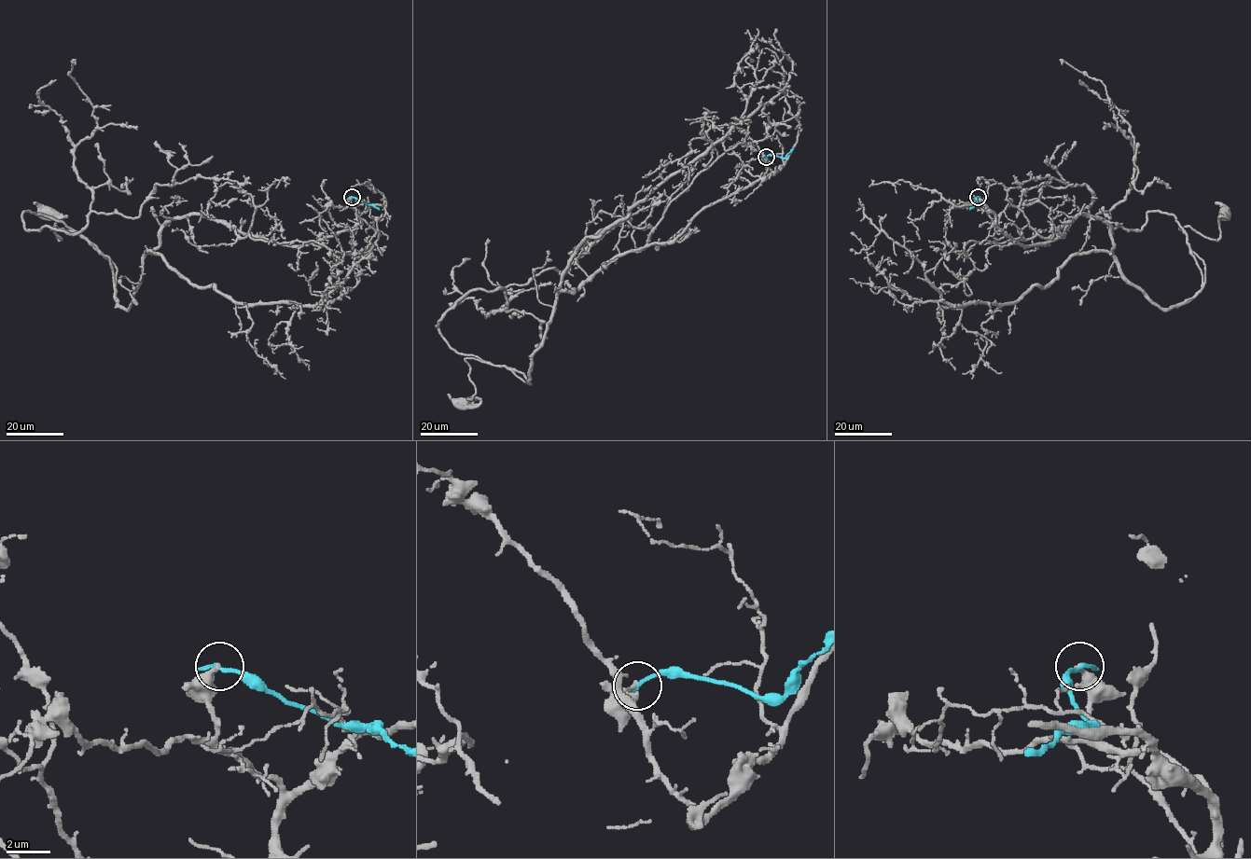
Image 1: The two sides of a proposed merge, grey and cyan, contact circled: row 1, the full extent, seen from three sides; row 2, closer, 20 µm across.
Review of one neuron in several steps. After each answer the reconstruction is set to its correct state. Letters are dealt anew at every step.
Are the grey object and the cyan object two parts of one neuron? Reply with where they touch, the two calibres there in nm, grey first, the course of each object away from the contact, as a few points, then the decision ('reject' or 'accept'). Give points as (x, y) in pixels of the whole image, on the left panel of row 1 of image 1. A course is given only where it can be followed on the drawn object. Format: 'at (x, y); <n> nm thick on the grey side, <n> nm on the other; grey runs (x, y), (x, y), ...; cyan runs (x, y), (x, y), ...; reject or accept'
at (352, 197); 280 nm thick on the grey side, 240 nm on the other; grey runs (352, 197), (353, 227), (300, 245), (173, 217), (128, 309), (110, 259), (54, 226), (59, 240), (47, 215); cyan runs (352, 197), (379, 210); reject

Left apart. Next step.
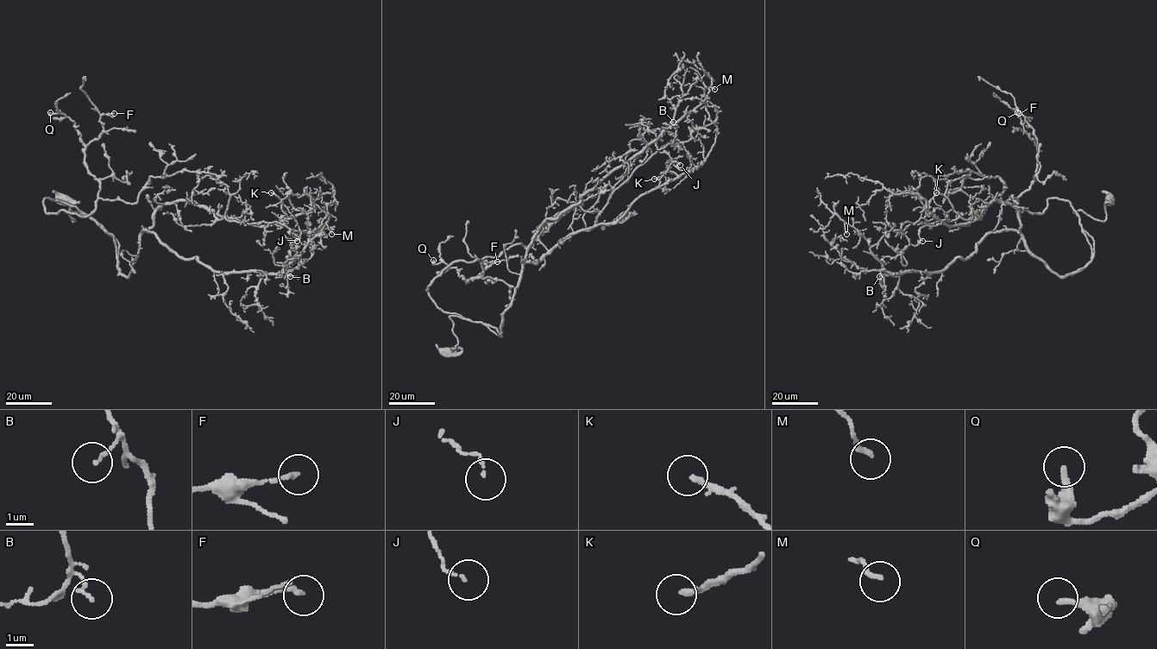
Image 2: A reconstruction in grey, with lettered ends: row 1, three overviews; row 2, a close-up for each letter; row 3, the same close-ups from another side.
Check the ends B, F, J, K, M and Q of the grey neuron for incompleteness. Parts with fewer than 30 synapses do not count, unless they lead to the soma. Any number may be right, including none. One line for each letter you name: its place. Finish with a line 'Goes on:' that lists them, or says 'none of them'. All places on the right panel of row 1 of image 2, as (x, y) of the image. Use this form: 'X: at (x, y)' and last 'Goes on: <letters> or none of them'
K: at (936, 192)
Goes on: K

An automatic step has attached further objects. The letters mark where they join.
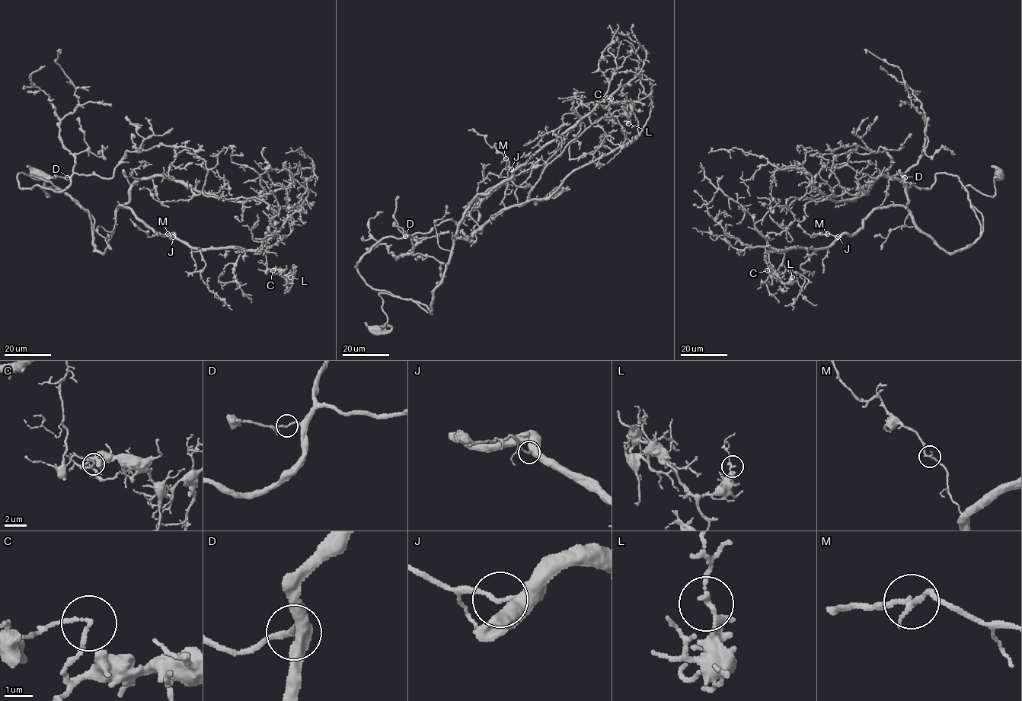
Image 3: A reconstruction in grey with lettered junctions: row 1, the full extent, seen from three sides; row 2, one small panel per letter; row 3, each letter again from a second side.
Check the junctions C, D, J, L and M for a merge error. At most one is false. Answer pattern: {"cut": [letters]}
{"cut": ["C"]}

